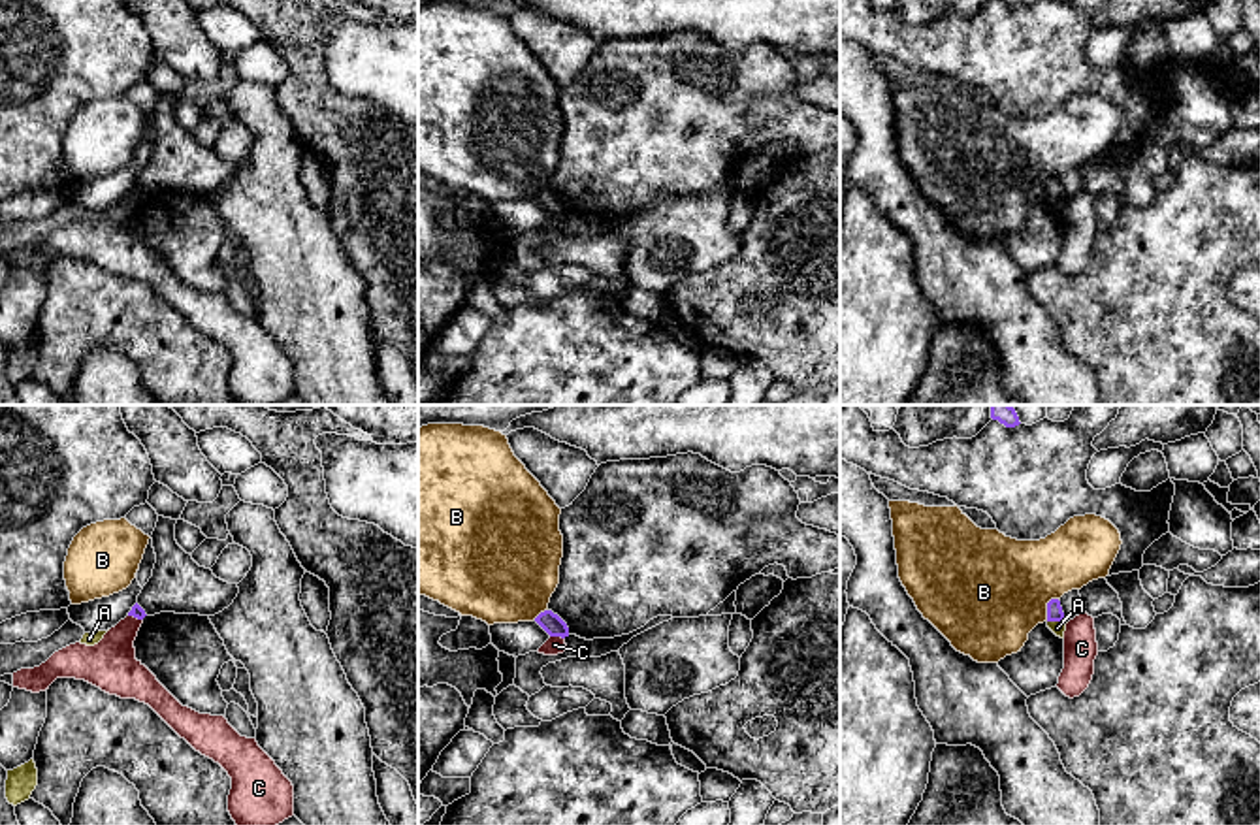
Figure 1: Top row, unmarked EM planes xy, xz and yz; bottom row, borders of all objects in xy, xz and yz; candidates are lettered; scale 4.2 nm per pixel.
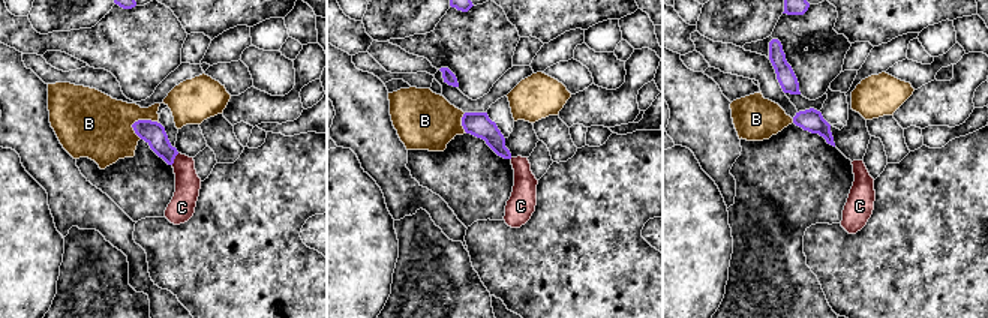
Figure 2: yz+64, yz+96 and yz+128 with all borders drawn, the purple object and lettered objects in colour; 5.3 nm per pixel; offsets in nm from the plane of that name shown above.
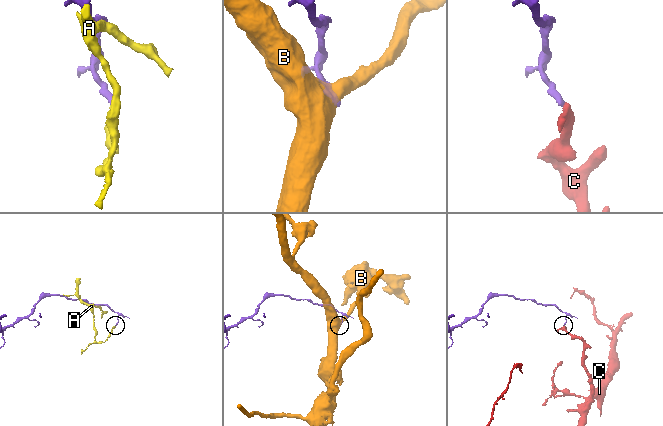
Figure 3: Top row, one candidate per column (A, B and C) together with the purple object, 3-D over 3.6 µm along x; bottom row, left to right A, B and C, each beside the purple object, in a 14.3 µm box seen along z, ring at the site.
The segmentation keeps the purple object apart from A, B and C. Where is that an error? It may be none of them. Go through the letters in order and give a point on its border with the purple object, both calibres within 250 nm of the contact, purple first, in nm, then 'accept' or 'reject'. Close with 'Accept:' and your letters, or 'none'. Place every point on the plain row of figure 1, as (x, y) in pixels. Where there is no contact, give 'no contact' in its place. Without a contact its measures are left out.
A: yz (1057, 198) | 70/60 nm | reject
B: yz (1048, 185) | 70/480 nm | reject
C: xz (558, 213) | 90/80 nm | reject
Accept: none

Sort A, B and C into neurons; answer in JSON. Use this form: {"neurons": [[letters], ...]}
{"neurons": [["A"], ["B"], ["C"]]}

